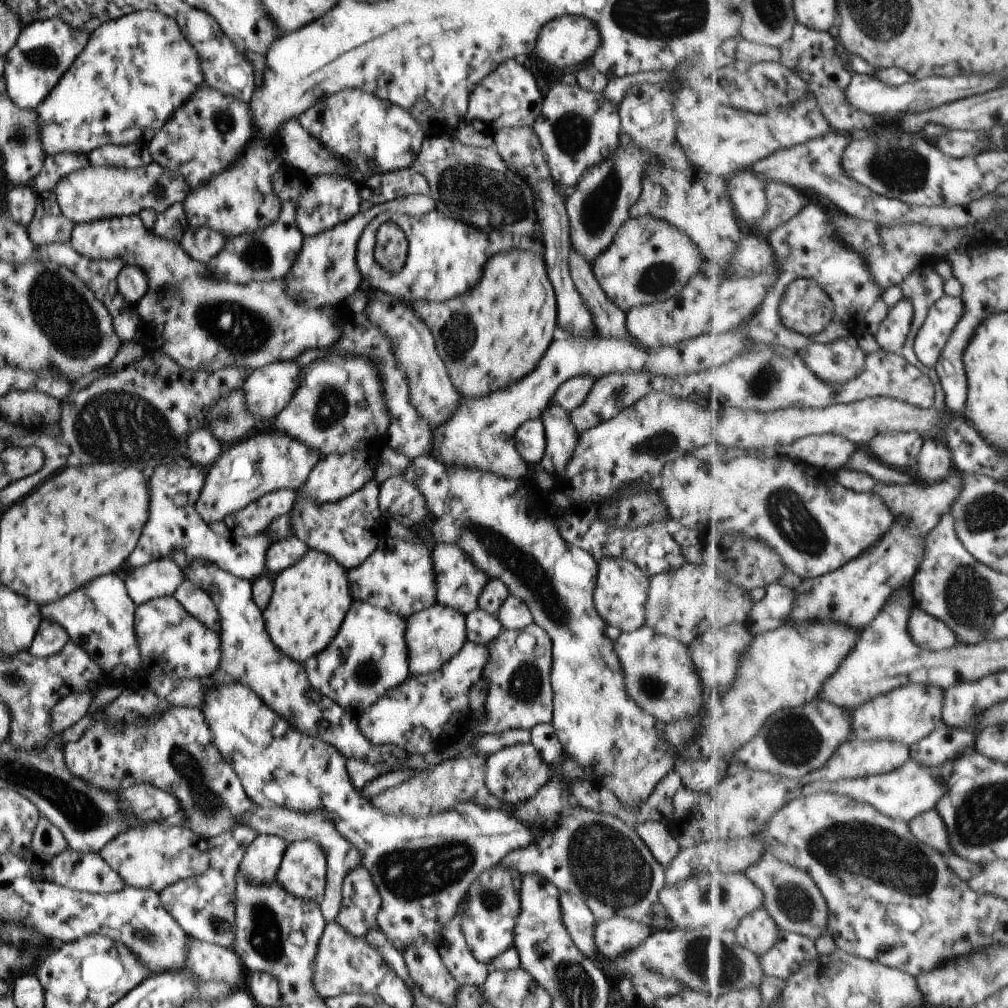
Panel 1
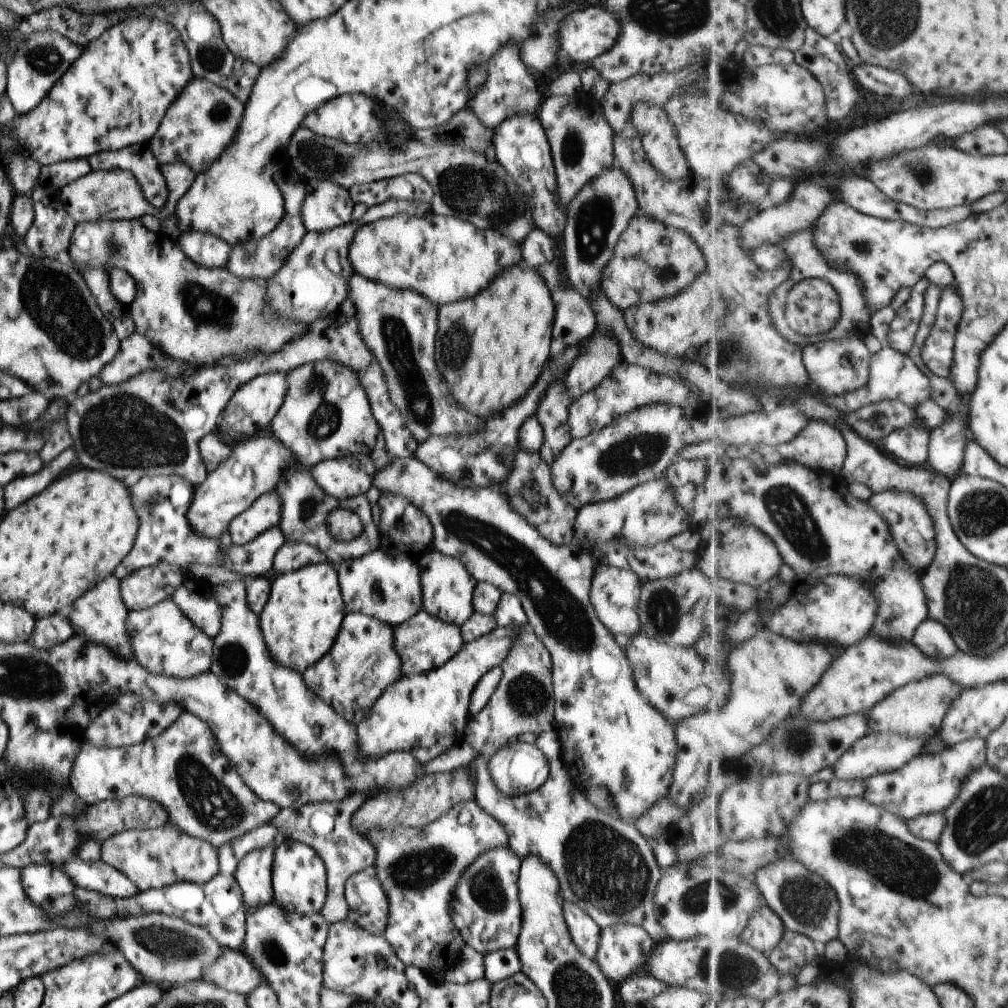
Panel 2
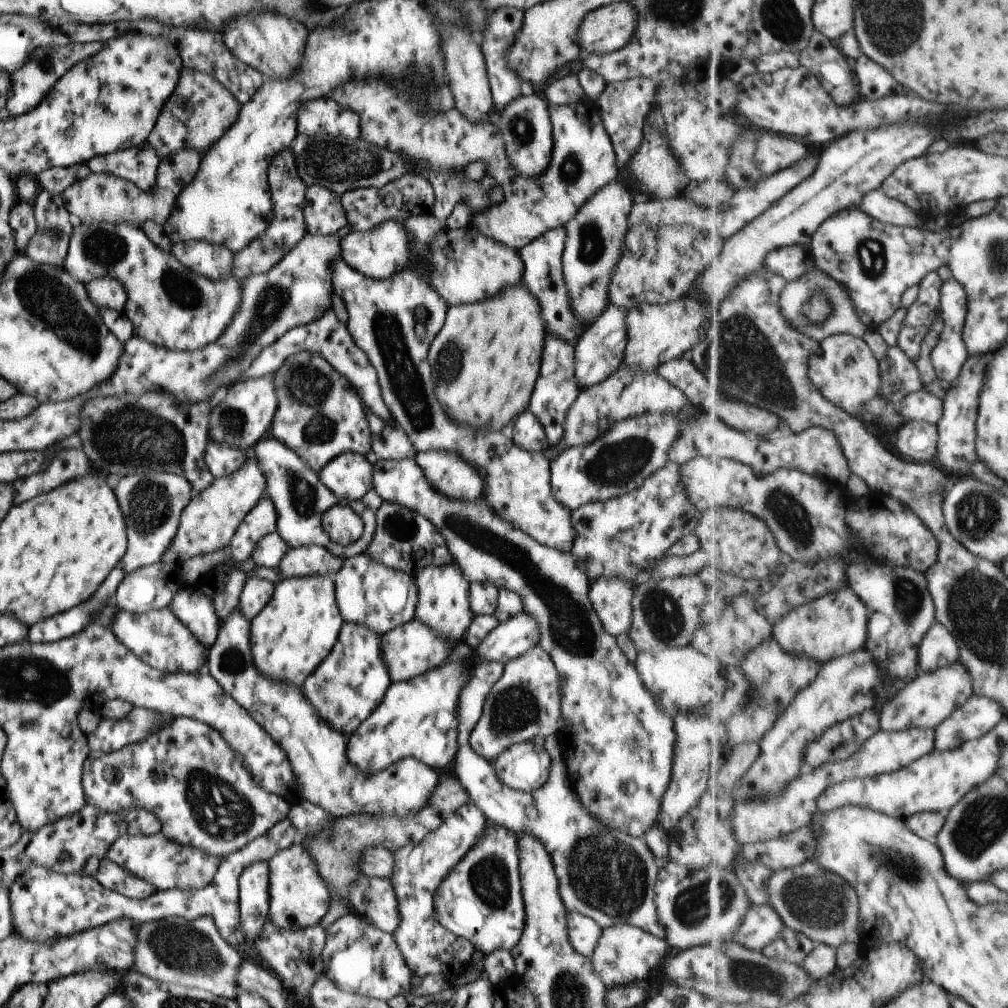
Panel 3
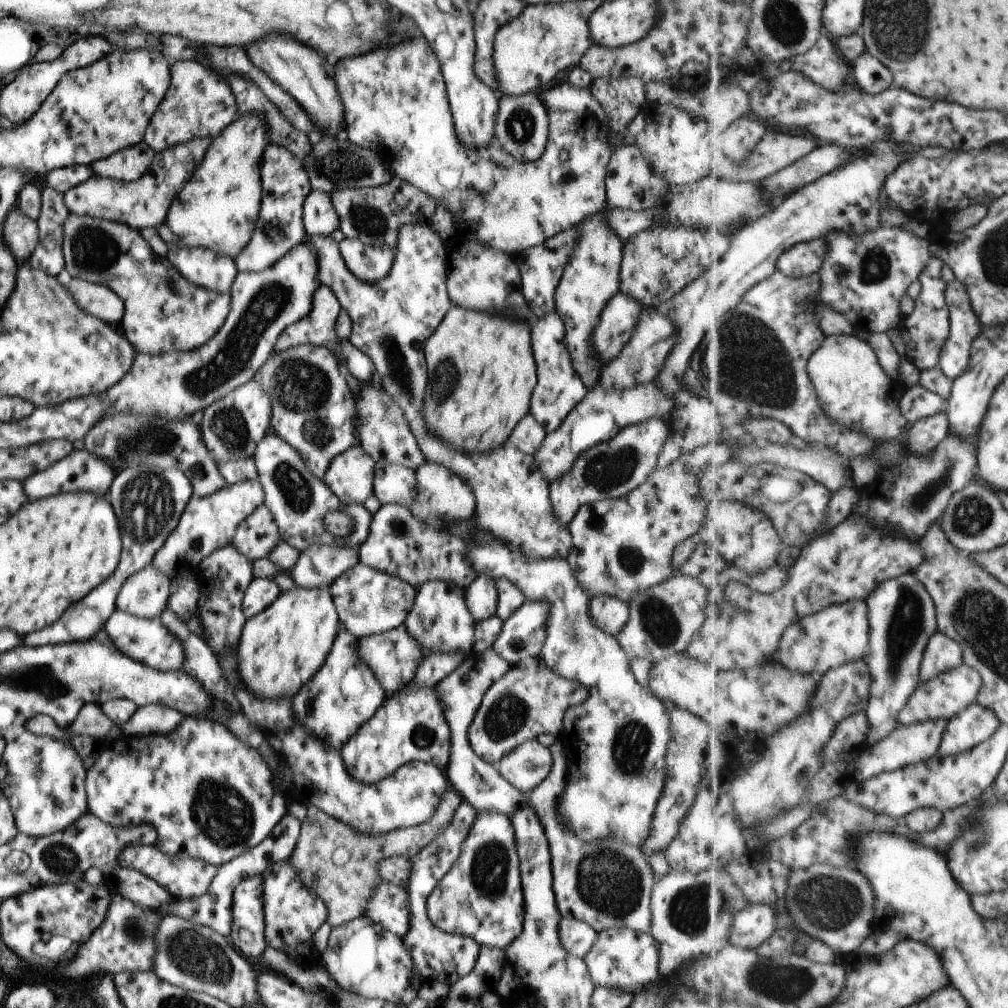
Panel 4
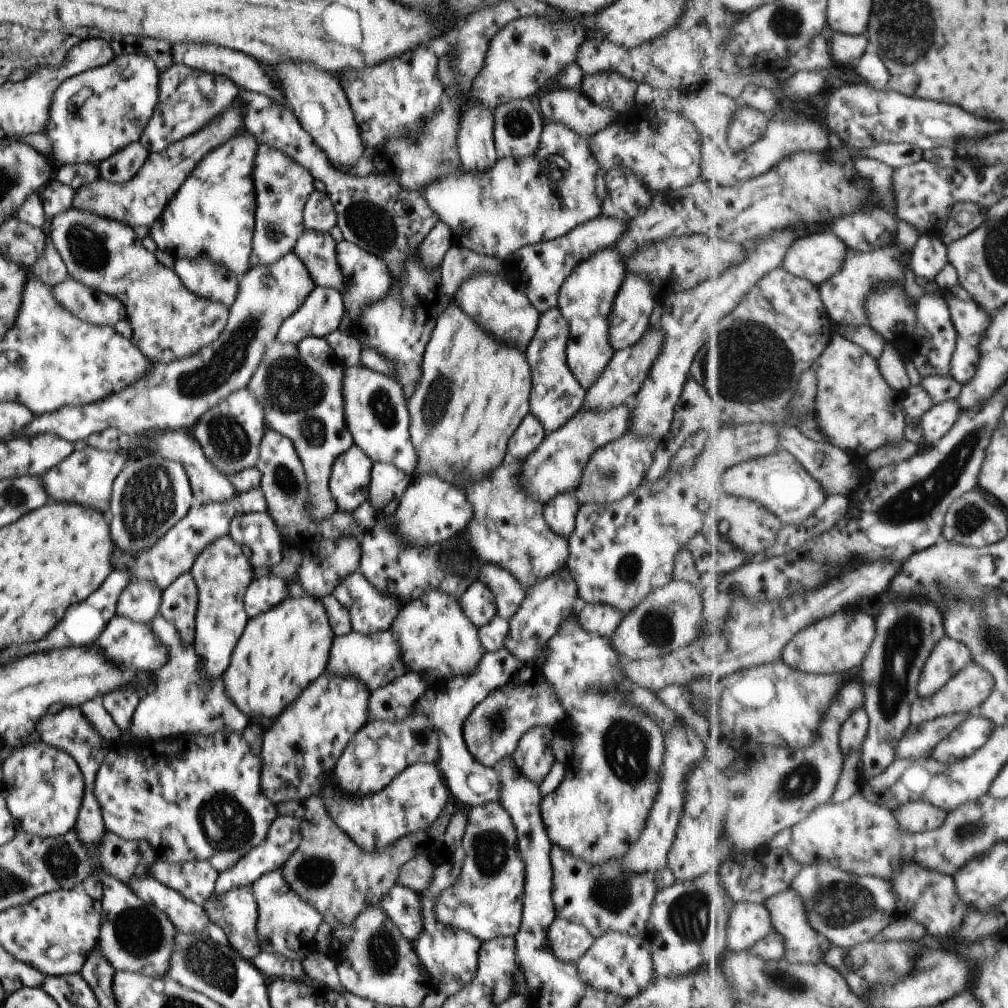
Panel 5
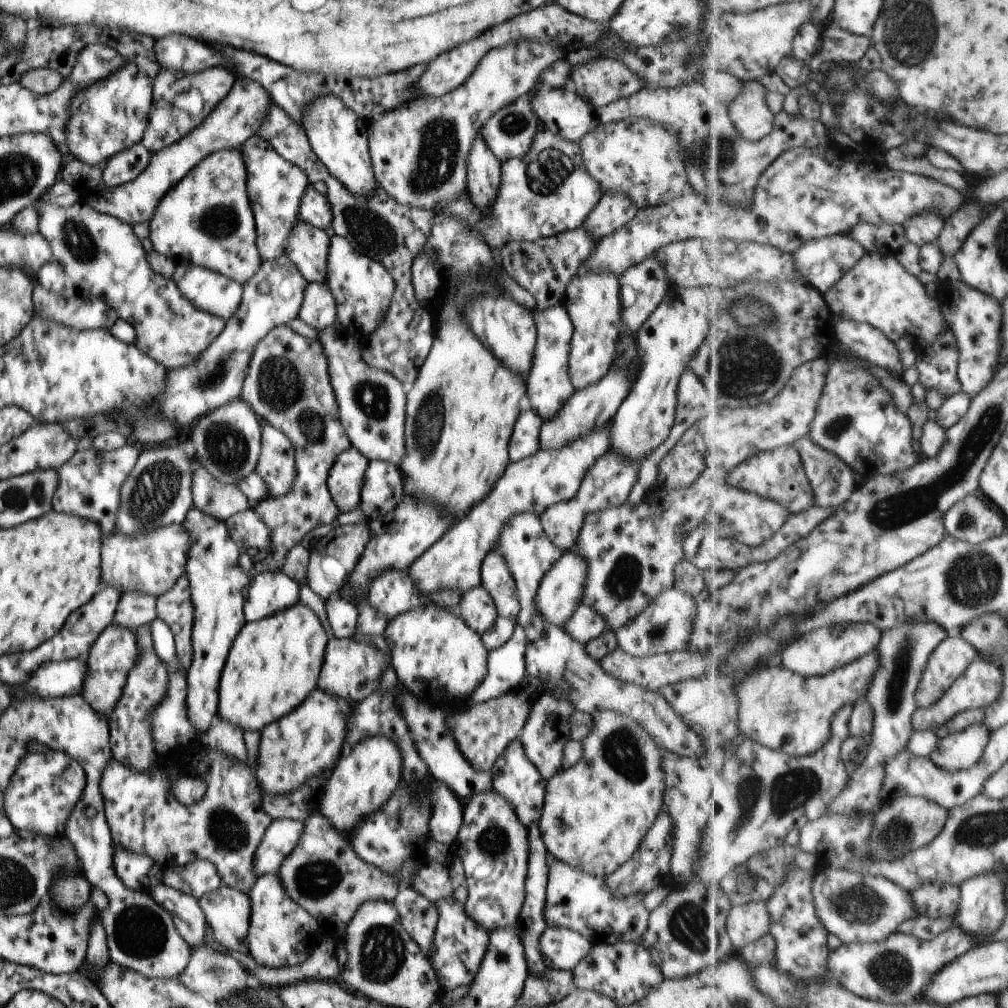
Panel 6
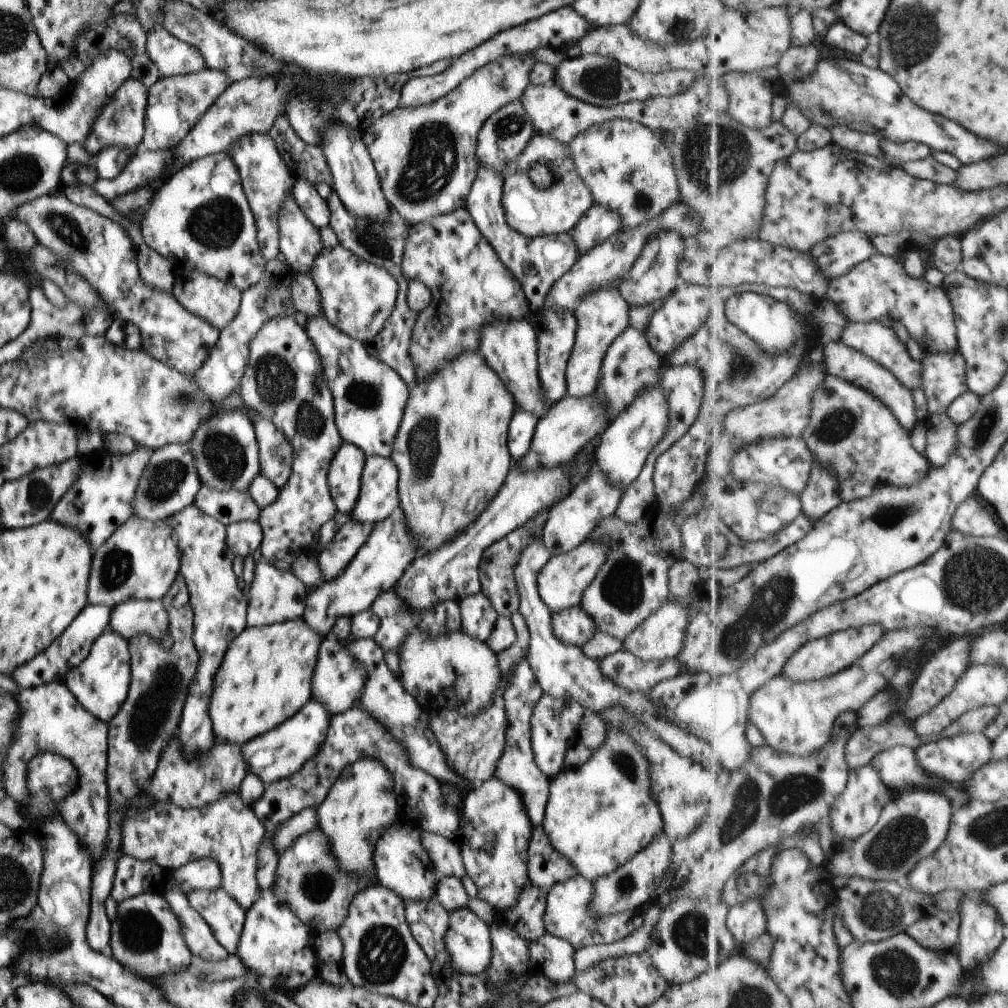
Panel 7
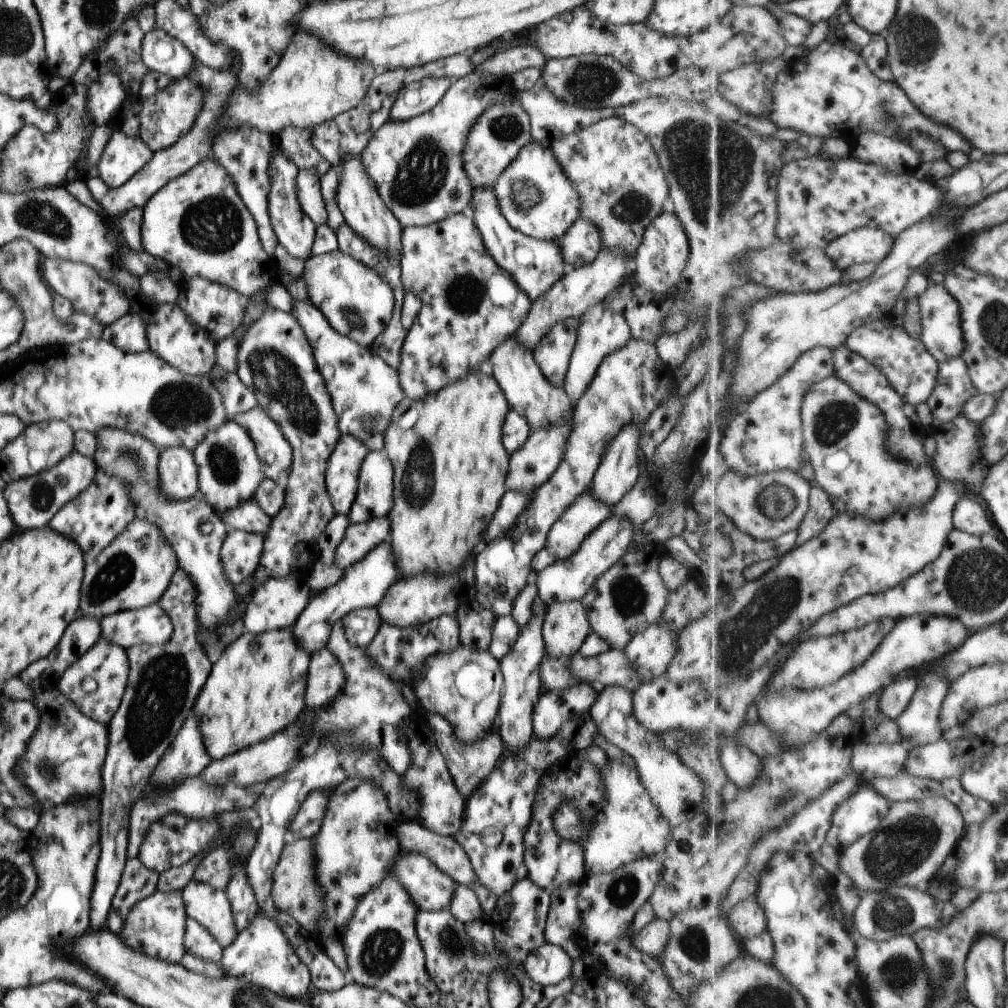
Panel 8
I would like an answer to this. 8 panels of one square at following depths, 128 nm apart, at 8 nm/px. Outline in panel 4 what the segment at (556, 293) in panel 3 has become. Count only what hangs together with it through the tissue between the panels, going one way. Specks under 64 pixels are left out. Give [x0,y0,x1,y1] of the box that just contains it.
[512,227,578,319]

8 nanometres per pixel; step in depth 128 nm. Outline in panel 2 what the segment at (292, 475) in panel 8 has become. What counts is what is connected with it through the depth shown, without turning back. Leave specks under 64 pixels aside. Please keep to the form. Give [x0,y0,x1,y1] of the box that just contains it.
[270,361,380,468]

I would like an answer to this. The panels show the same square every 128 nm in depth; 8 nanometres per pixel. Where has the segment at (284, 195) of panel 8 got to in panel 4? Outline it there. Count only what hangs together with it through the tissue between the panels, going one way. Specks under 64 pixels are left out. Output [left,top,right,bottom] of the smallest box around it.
[304,223,572,558]

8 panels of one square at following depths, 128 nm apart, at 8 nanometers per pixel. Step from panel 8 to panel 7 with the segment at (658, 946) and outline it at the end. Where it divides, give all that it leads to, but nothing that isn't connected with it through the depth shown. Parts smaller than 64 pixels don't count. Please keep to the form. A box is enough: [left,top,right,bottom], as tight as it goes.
[574,903,661,972]

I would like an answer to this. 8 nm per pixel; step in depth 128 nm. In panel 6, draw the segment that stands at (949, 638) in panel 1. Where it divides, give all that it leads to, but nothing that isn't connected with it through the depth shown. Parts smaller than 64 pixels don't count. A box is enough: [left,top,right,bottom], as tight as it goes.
[917,633,980,708]

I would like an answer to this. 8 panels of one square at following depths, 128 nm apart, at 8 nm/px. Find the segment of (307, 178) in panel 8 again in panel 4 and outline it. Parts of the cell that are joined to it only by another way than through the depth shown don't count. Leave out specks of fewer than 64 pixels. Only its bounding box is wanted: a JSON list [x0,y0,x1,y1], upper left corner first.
[303,189,341,236]

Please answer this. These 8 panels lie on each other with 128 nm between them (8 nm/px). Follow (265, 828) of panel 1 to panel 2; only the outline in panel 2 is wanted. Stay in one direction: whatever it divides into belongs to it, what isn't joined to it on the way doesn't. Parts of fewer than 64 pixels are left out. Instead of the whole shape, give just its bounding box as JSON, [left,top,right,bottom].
[270,791,376,924]

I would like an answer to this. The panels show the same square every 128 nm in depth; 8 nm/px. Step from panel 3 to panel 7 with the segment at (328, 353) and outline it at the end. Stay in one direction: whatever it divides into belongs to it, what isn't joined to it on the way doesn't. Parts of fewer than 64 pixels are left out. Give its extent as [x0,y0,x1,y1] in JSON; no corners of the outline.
[290,274,322,317]

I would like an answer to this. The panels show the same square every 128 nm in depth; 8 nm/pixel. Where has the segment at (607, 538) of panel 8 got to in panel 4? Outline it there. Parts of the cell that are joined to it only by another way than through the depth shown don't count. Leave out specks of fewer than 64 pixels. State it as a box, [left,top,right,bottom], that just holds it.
[491,601,549,665]

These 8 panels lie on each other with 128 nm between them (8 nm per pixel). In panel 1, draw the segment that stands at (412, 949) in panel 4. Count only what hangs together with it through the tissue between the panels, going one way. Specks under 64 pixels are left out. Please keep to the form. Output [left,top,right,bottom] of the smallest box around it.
[202,682,535,952]

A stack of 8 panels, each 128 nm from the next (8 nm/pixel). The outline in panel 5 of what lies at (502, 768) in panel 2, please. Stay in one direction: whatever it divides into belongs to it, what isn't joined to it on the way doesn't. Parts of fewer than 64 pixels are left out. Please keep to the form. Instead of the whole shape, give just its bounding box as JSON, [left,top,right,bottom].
[511,726,556,782]

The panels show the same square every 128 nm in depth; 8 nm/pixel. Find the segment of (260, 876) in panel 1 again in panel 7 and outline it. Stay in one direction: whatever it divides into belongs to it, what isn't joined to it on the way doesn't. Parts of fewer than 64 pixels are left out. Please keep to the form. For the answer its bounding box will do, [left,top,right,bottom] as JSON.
[186,886,246,955]

